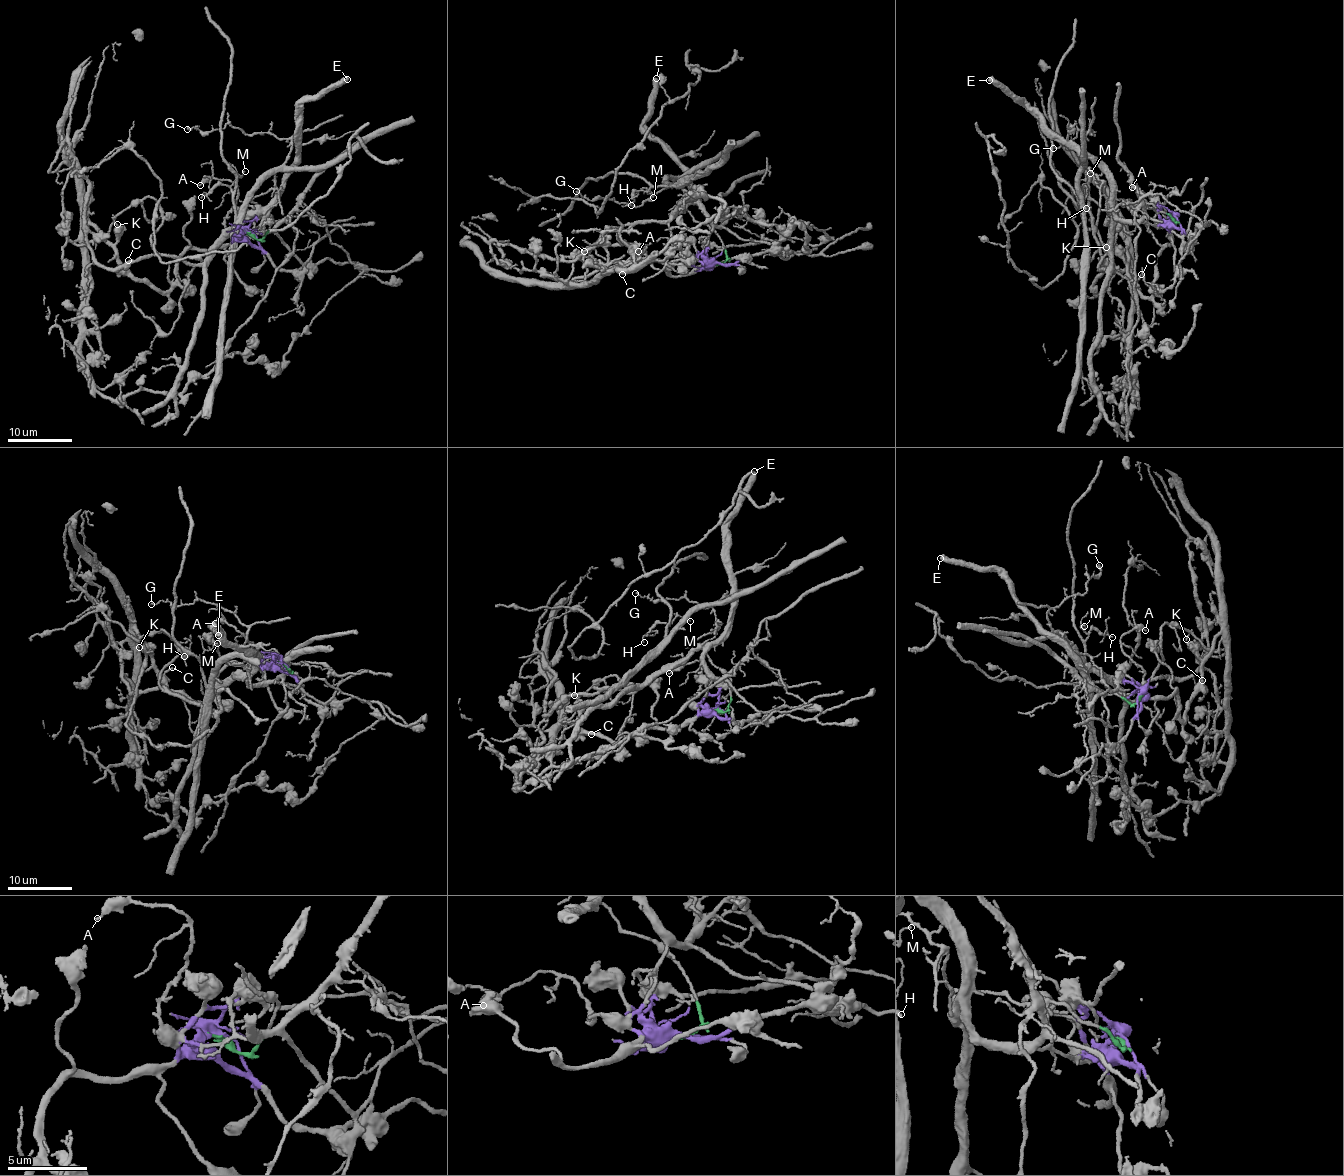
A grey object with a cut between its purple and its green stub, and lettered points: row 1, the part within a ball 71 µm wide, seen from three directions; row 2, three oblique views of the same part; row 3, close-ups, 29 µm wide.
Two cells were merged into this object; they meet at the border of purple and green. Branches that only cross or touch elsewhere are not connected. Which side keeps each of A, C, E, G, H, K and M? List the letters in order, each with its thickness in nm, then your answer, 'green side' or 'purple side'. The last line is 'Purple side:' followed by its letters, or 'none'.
A: calibre 320 nm; purple side
C: calibre 170 nm; purple side
E: calibre 600 nm; purple side
G: calibre 120 nm; green side
H: calibre 100 nm; green side
K: calibre 130 nm; purple side
M: calibre 110 nm; green side
Purple side: A, C, E, K

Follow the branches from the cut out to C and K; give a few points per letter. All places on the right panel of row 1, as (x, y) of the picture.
C: (1174, 217), (1168, 228), (1170, 242), (1165, 246), (1155, 266), (1150, 296), (1141, 298), (1132, 291), (1142, 273)
K: (1174, 217), (1168, 228), (1170, 242), (1155, 266), (1150, 296), (1134, 295), (1120, 248), (1110, 240), (1106, 247)

